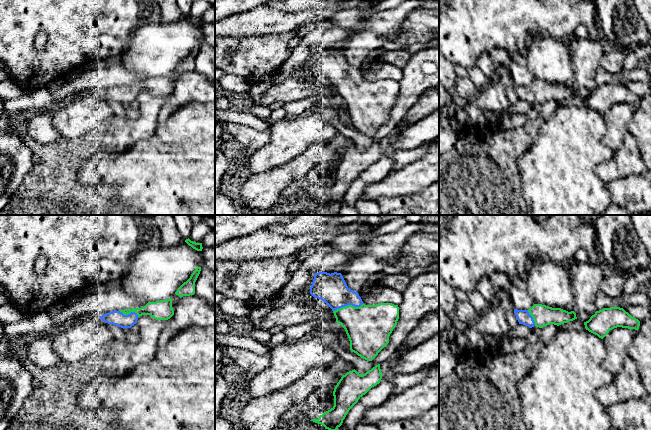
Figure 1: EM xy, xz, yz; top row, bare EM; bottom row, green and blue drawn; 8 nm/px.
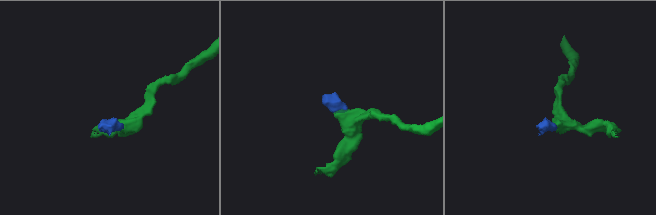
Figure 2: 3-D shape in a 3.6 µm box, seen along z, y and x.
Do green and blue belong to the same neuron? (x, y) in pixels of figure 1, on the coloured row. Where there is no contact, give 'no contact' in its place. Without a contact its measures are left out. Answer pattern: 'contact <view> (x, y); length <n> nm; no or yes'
contact xz (347, 306); length 240 nm; yes

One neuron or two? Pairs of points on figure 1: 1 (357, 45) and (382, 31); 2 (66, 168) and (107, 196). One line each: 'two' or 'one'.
1: one
2: one

